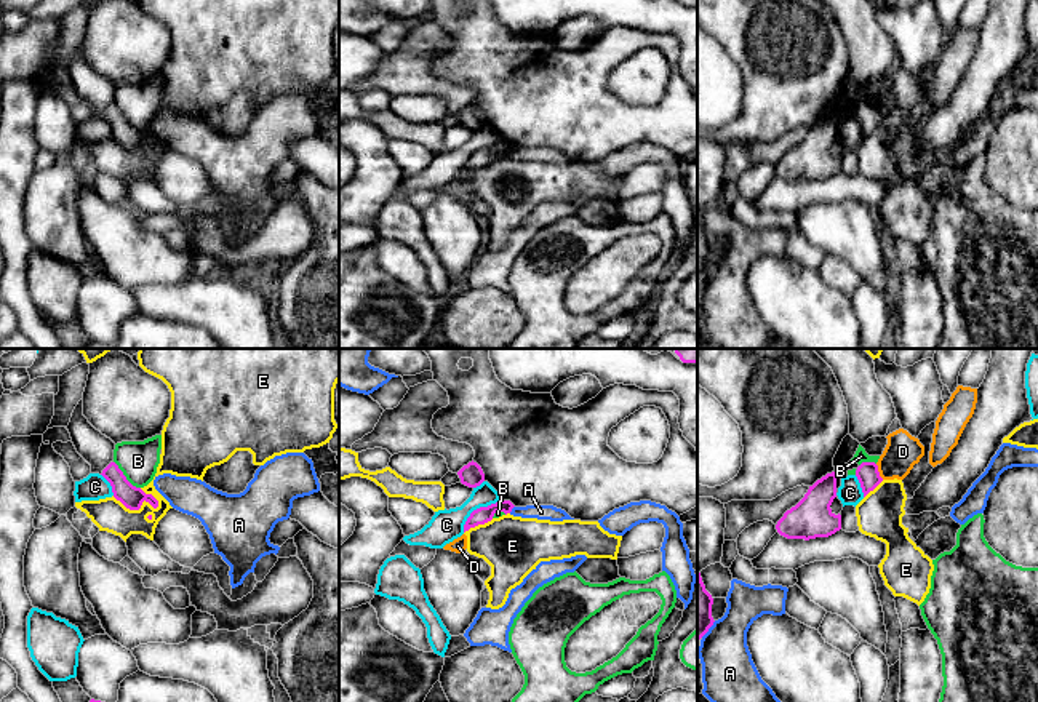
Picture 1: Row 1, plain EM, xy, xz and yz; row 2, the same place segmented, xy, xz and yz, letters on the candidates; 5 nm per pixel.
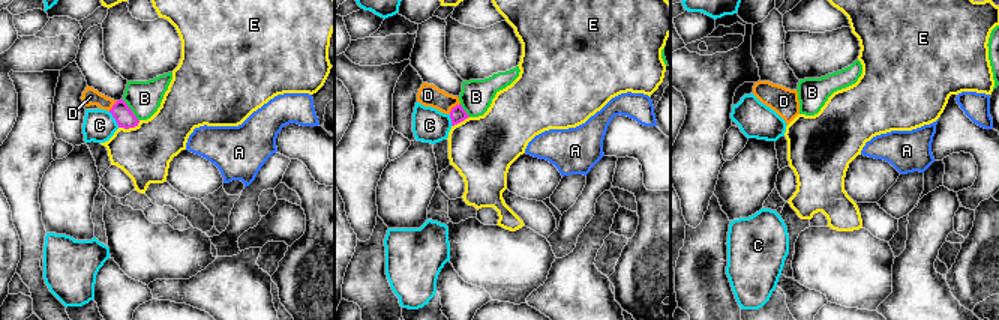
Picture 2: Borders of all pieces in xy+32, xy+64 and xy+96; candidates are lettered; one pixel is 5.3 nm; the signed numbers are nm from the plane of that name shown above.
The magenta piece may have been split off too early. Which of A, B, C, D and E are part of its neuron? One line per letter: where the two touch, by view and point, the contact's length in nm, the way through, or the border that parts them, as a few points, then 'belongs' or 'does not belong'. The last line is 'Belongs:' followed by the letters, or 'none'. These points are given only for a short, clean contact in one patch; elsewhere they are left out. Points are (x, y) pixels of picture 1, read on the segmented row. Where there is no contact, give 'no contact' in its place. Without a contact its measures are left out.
A: xz (512, 507) | 50 nm | does not belong
B: xy (125, 477) | 190 nm | does not belong
C: xz (477, 509) | 260 nm | does not belong
D: yz (878, 472) | 90 nm | across yz (867, 474), (878, 472), (902, 451) | belongs
E: xy (136, 509) | 240 nm | does not belong
Belongs: D

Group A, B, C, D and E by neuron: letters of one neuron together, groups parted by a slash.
A / B / C / D / E

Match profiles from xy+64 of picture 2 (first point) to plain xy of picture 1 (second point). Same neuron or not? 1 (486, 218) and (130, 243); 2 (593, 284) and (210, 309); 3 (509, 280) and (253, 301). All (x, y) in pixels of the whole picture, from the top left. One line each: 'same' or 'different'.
1: different
2: same
3: different

